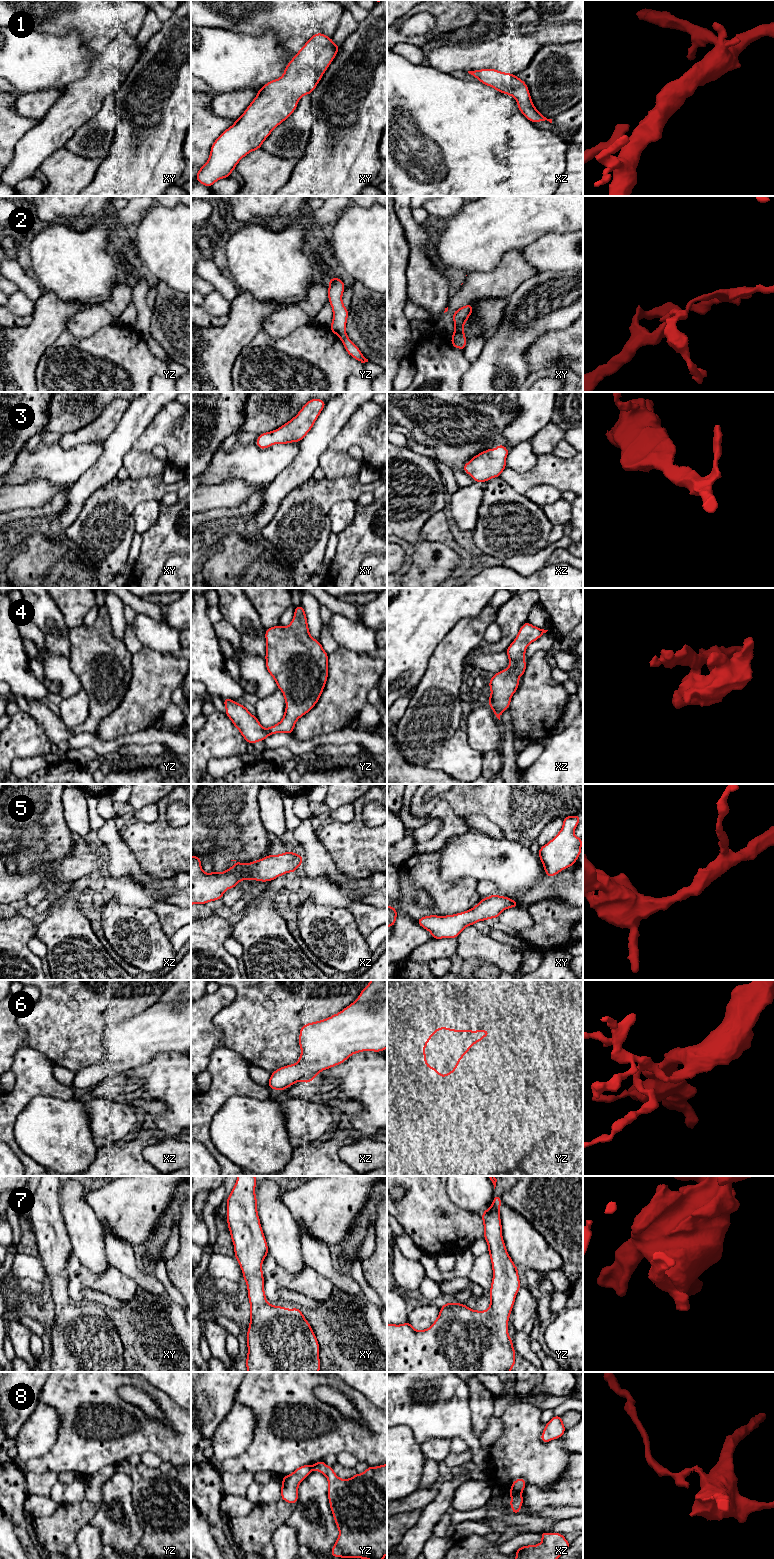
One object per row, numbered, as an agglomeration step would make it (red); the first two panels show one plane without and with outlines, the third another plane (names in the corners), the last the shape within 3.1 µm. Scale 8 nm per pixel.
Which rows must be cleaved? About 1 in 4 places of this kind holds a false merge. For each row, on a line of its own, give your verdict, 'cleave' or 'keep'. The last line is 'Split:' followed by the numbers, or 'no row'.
1: keep
2: keep
3: keep
4: keep
5: keep
6: keep
7: keep
8: cleave
Split: 8

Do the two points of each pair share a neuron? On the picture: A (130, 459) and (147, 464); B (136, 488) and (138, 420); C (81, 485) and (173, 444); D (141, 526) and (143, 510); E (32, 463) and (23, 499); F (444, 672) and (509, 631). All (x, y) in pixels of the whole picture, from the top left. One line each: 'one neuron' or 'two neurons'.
A: one neuron
B: two neurons
C: two neurons
D: one neuron
E: two neurons
F: two neurons

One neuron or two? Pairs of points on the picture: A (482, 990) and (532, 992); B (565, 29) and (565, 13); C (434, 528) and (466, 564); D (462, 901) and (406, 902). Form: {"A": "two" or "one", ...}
{"A": "one", "B": "two", "C": "one", "D": "one"}

